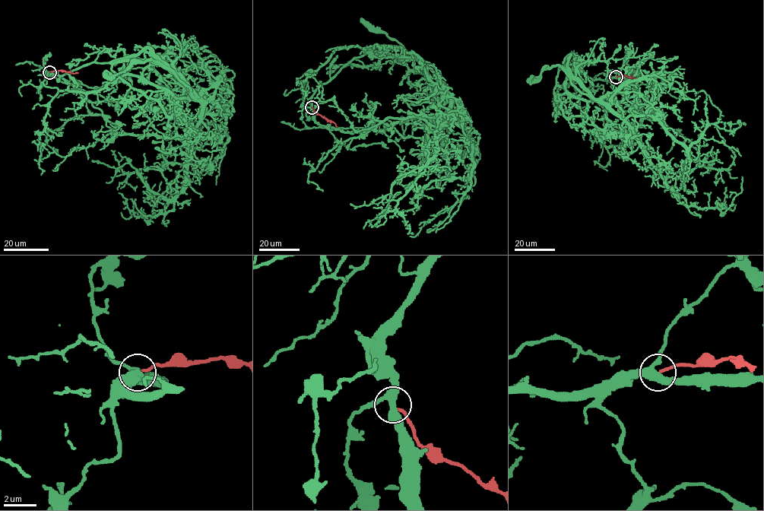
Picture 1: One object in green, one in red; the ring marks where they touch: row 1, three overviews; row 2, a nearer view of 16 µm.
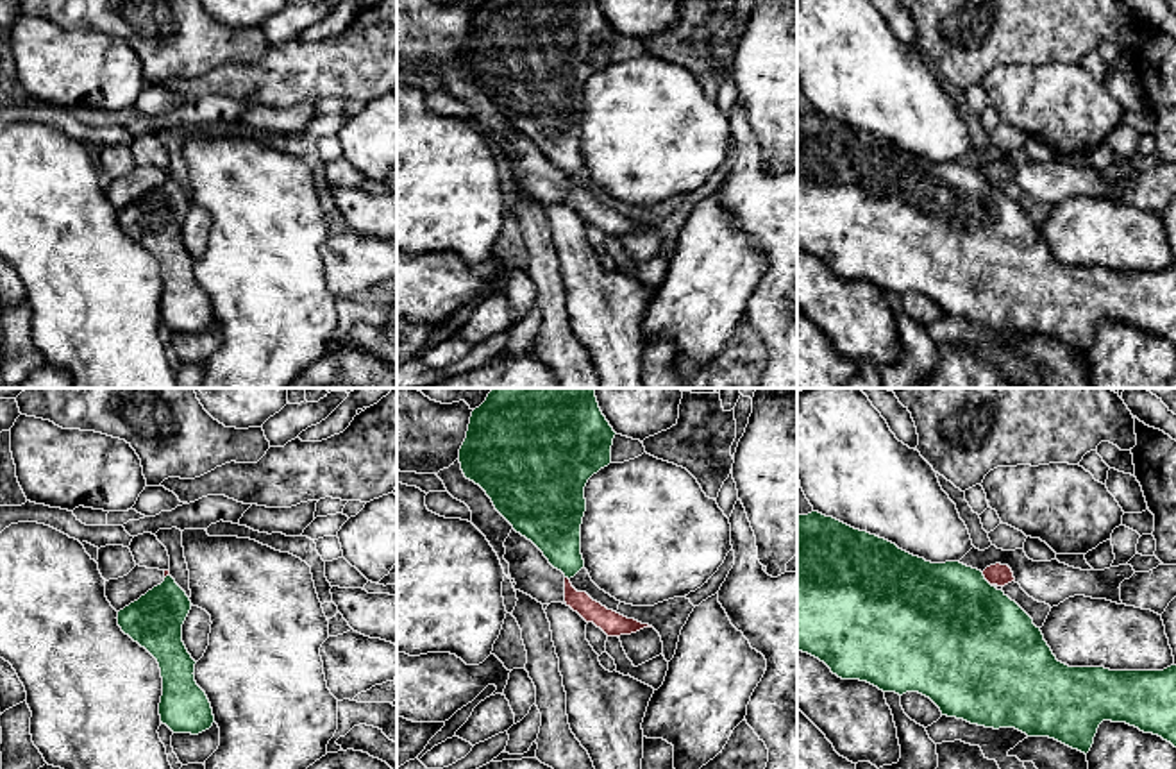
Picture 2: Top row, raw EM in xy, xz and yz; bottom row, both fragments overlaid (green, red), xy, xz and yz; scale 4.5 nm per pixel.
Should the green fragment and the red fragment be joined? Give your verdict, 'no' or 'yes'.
no

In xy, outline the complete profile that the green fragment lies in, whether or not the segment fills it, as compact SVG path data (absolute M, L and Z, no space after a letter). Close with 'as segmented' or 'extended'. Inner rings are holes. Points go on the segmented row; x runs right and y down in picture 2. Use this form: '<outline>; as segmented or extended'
M172 576L118 612L118 626L159 663L161 723L173 733L198 735L214 723L211 703L195 681L195 660L182 642L191 601Z; as segmented

